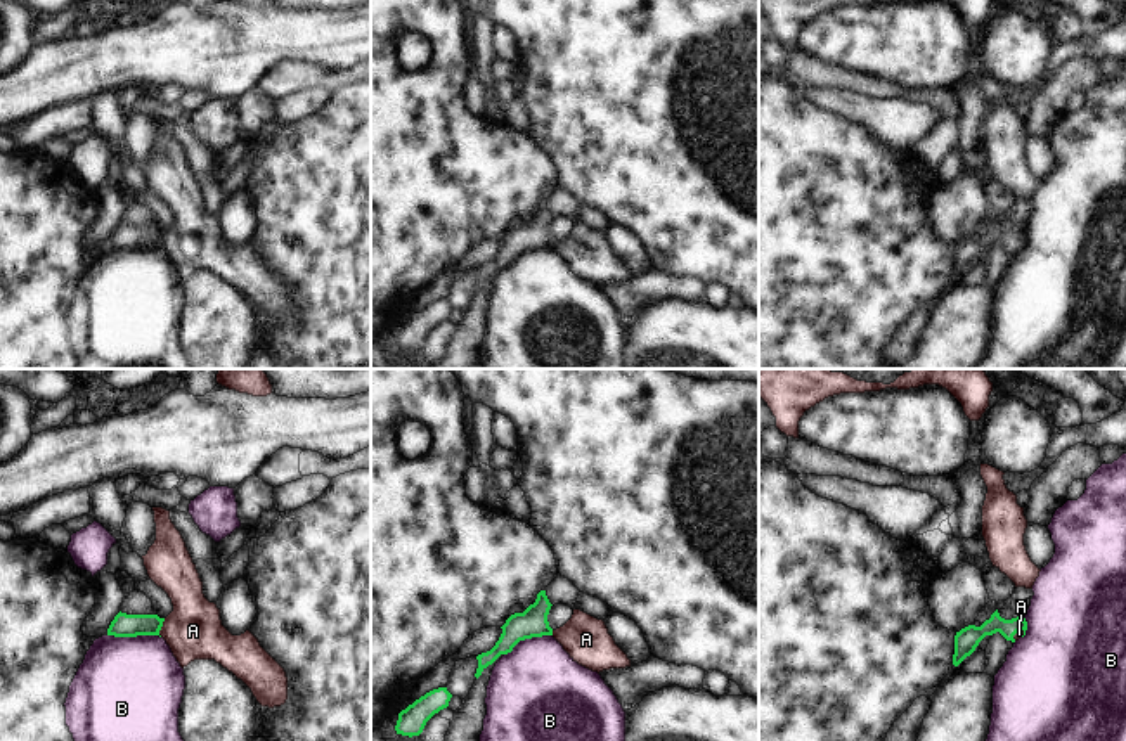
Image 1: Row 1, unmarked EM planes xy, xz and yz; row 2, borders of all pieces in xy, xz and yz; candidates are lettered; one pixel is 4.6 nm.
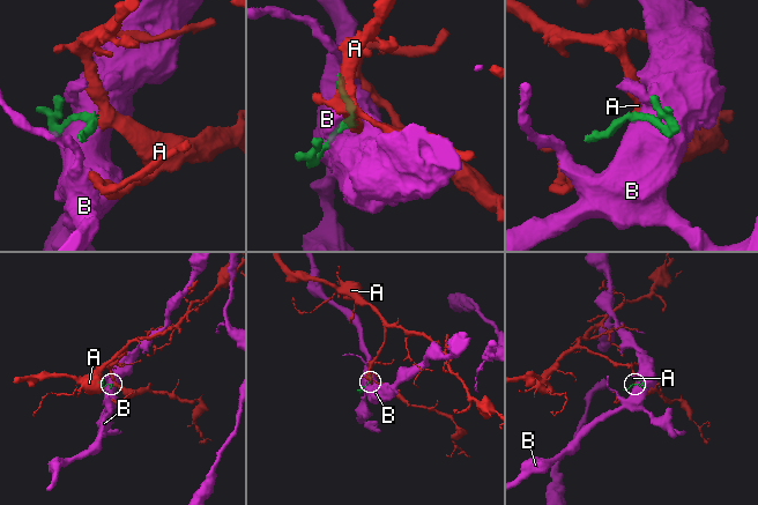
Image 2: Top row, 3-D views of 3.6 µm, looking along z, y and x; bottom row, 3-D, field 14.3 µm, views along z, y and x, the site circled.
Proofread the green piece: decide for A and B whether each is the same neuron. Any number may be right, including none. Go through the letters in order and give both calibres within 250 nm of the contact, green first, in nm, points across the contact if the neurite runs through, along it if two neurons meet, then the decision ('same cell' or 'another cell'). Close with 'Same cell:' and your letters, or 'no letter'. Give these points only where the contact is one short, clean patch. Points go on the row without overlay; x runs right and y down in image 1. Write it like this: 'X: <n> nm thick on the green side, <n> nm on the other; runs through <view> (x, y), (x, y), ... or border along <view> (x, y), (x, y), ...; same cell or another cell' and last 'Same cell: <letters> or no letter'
A: 110 nm thick on the green side, 260 nm on the other; runs through xy (123, 238), (161, 238), (193, 243); same cell
B: 110 nm thick on the green side, 500 nm on the other; another cell
Same cell: A

